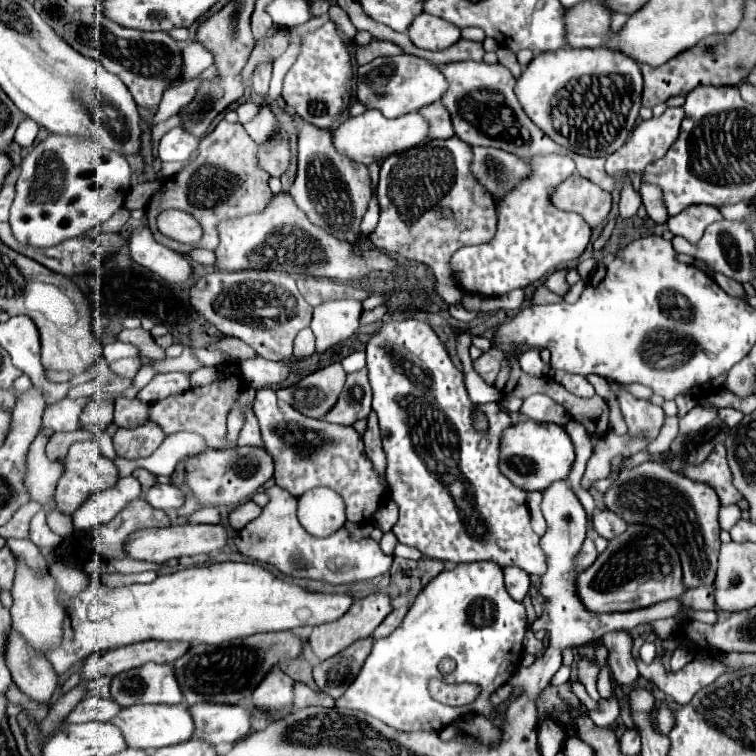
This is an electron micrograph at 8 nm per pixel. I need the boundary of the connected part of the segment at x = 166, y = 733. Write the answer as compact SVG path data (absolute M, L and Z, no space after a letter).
M184 703L124 707L110 723L122 731L126 745L134 747L134 749L160 749L160 747L188 741L194 735L194 721L190 719L188 707Z

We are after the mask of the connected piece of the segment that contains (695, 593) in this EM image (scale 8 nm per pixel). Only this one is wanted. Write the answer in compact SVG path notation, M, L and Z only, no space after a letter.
M714 583L688 589L680 601L684 609L714 609Z

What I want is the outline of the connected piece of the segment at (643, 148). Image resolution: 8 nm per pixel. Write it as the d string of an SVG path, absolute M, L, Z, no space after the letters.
M674 107L674 109L666 109L660 117L652 117L650 121L642 121L632 131L632 135L628 137L628 141L606 159L606 171L610 175L624 173L624 171L638 171L638 173L642 173L646 169L646 165L650 165L652 161L656 161L656 159L660 159L660 157L666 155L666 151L670 149L670 145L678 137L682 119L684 119L684 109L682 107Z

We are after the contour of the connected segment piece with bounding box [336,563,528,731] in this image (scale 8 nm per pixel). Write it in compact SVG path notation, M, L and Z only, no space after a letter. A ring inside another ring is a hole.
M460 563L454 569L442 571L418 593L402 625L392 635L374 641L372 653L368 655L362 671L358 673L356 681L348 687L348 691L336 701L336 707L362 711L398 731L418 731L418 729L440 731L448 723L468 713L480 713L492 719L494 707L490 705L488 697L498 687L502 687L510 679L510 675L516 671L522 659L520 651L522 651L522 639L524 639L526 629L528 629L528 623L526 623L524 605L514 601L508 595L504 587L502 569L496 563ZM444 657L450 657L456 661L456 669L448 675L438 671L438 663ZM430 675L438 677L444 683L476 683L482 689L480 699L474 699L472 703L462 705L462 707L450 707L450 705L438 703L430 697L426 689L426 681L430 679Z

